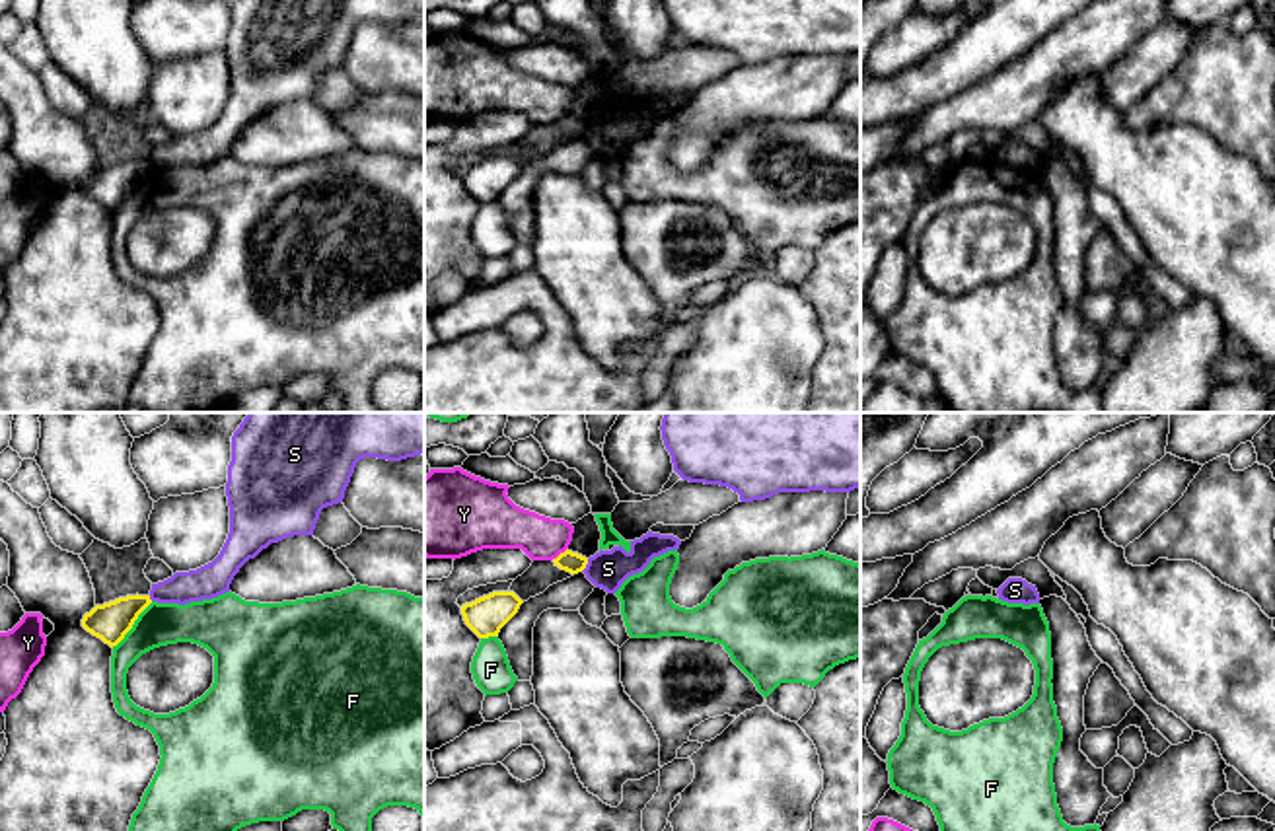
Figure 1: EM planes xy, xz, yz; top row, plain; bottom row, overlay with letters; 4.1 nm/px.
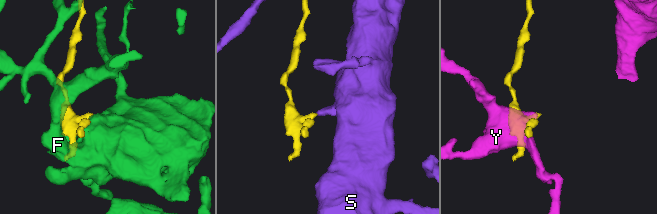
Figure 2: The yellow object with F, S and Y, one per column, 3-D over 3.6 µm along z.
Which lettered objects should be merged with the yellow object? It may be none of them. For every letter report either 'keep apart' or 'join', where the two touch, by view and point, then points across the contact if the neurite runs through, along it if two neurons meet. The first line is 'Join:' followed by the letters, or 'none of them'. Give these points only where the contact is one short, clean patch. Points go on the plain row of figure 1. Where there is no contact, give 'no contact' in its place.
Join: none of them
F: keep apart | xy (133, 187)
S: keep apart | xz (586, 127) | along xz (588, 123), (581, 135)
Y: keep apart | xz (561, 117)

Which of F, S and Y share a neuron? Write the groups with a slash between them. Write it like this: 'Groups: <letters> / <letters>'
Groups: F / S / Y

